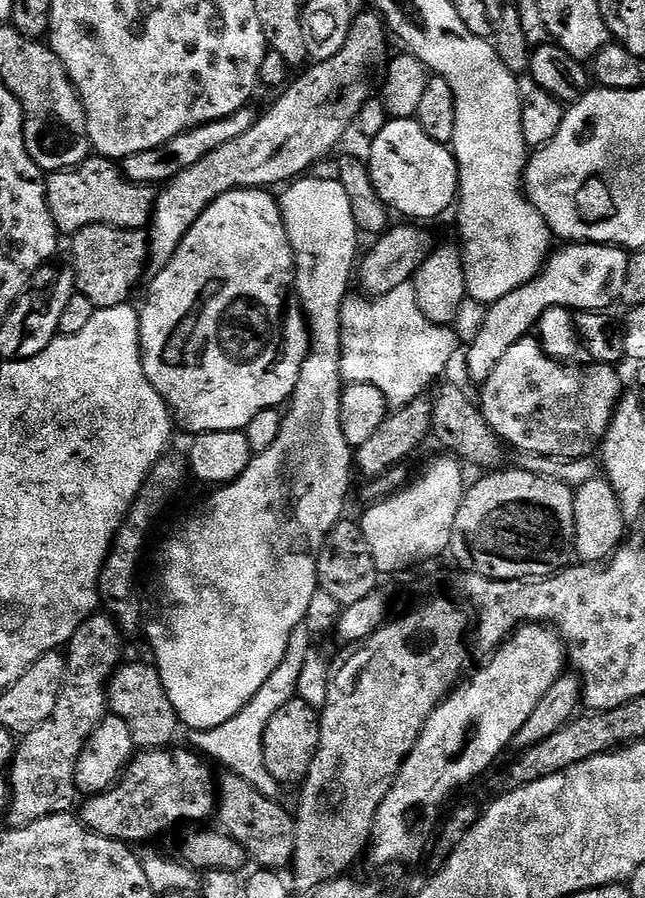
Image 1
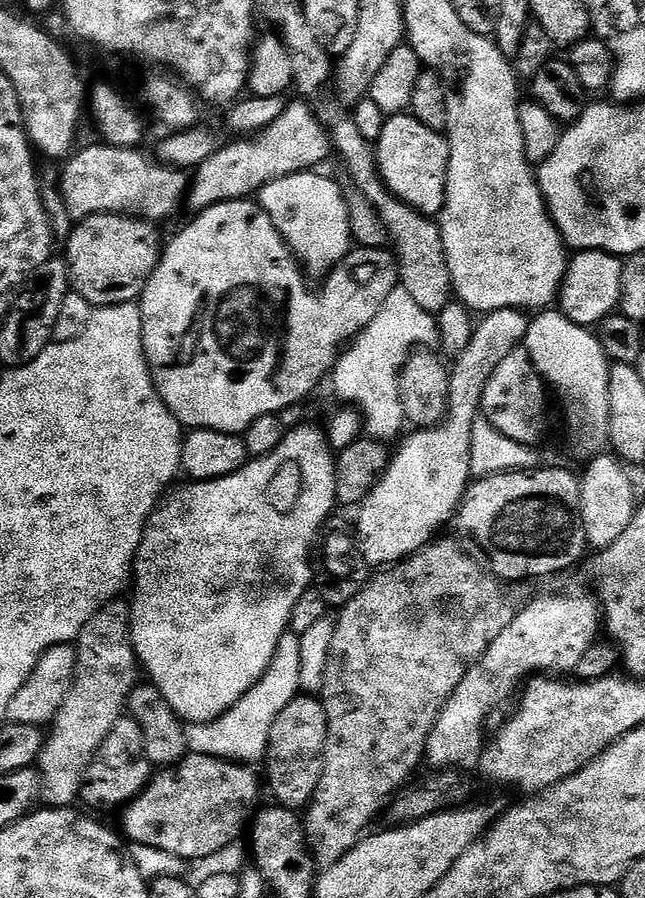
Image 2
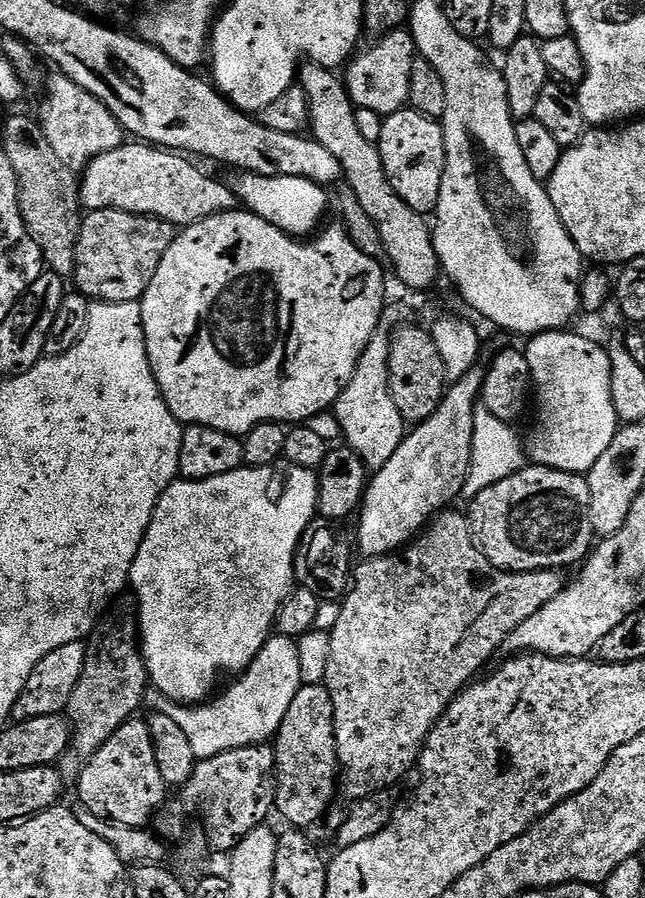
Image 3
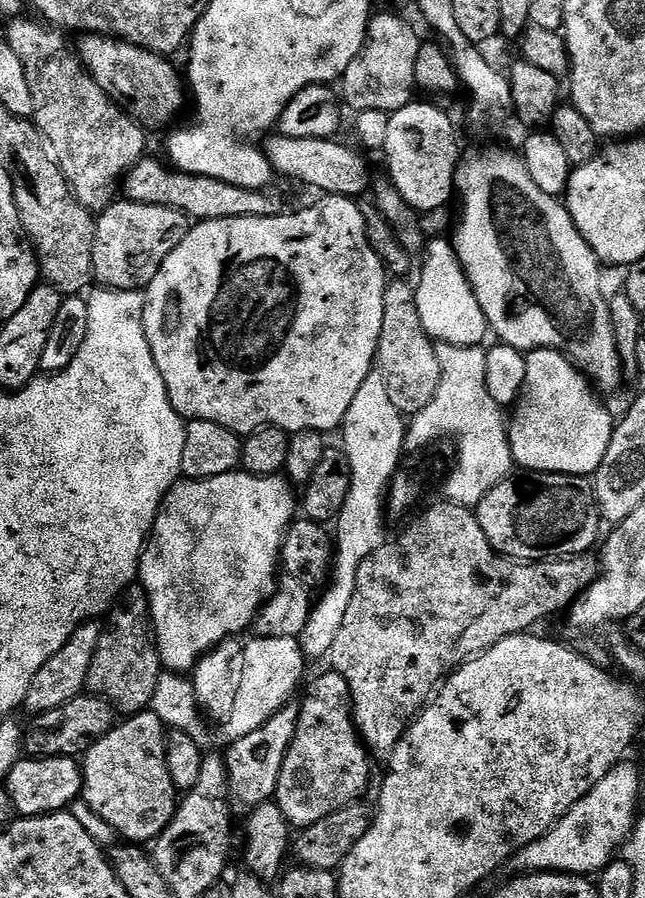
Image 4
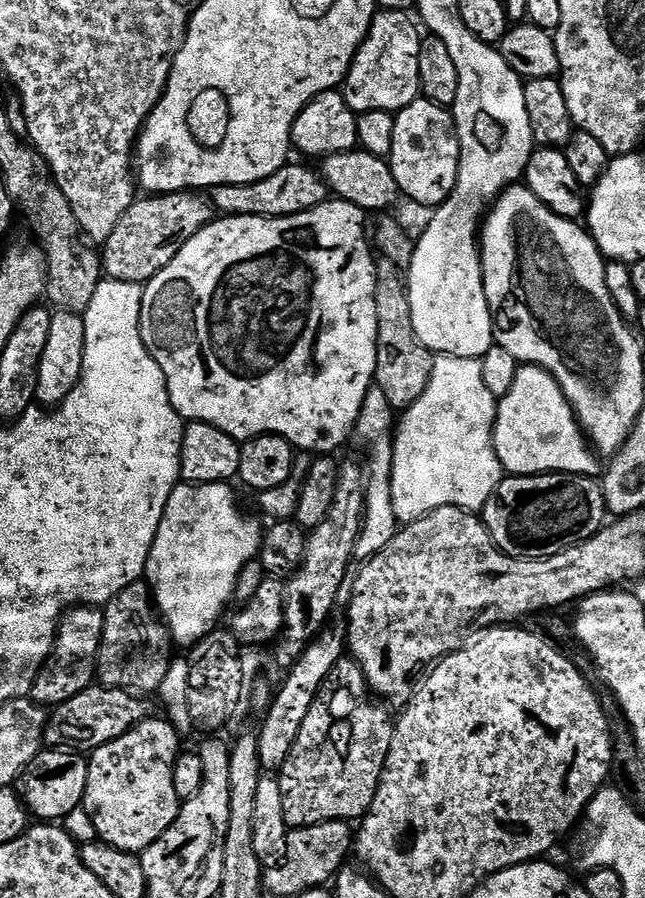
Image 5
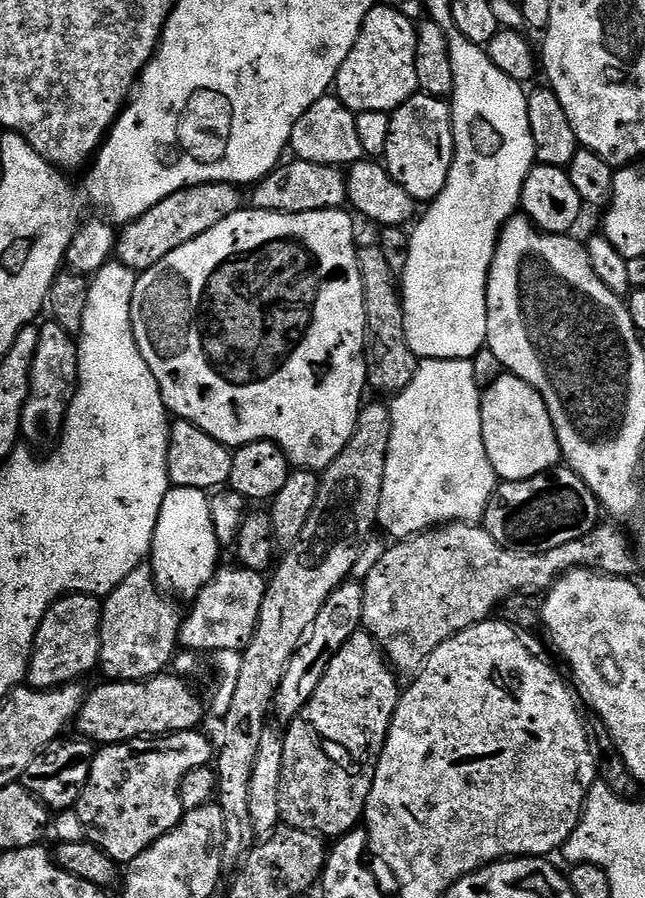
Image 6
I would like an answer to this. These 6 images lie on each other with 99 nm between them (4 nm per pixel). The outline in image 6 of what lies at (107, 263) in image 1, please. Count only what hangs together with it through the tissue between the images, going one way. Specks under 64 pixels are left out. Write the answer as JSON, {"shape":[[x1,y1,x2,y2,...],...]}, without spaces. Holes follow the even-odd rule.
{"shape":[[199,184,170,194,170,198,146,210,146,214,131,224,123,225,116,241,115,259,120,259,123,267,137,274,153,268,162,262,162,258,166,258,166,254,178,250,178,246,186,246,186,242,206,234,206,230,230,218,230,214,241,211,245,207,246,196,240,192,243,191,234,184]]}

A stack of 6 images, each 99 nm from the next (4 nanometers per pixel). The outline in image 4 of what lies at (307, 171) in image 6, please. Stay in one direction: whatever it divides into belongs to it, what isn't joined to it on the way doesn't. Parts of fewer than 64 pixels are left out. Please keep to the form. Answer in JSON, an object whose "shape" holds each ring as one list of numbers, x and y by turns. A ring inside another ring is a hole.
{"shape":[[145,158,131,168,122,181,122,192,127,199,143,204,157,204,184,212,193,221,221,220,222,218,266,218,285,211,284,196,263,188,244,188,219,180,217,176,195,176,177,172,163,159]]}

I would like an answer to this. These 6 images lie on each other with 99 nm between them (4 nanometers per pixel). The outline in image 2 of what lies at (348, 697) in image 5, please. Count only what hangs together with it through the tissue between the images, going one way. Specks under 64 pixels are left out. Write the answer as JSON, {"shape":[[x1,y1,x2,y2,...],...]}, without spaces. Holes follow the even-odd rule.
{"shape":[[300,694,282,710,269,730,266,761,272,792,283,807,300,810,316,792,324,770,324,745,328,742,328,716,323,703,312,694]]}

